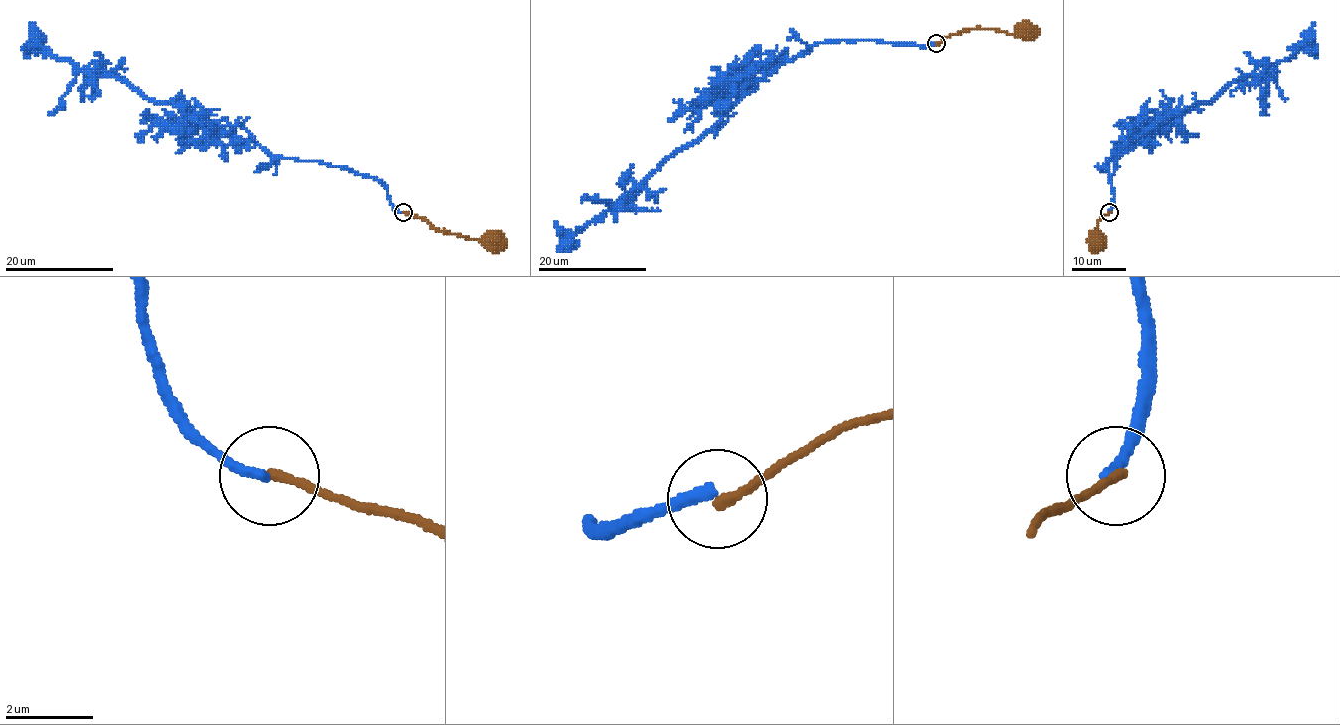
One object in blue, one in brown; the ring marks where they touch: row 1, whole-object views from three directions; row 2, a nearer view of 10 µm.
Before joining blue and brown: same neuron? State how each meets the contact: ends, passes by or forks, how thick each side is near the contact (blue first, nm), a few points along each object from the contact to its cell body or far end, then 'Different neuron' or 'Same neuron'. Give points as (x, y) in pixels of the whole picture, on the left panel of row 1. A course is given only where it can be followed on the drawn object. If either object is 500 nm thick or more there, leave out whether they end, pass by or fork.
At the ring blue ends. At the ring brown ends. Thickness 240 nm (blue) against 240 nm. Course of blue: (403, 213), (375, 179), (274, 157), (122, 80), (85, 73), (31, 42), (22, 49). Course of brown: (403, 213), (424, 218), (435, 229), (483, 243), (503, 243), (507, 247). Different neuron

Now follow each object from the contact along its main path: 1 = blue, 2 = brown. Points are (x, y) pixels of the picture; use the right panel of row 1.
1: (1109, 213), (1109, 157), (1150, 129), (1209, 102), (1235, 80), (1265, 73), (1304, 45), (1288, 49)
2: (1109, 213), (1100, 218), (1095, 229), (1098, 247)

